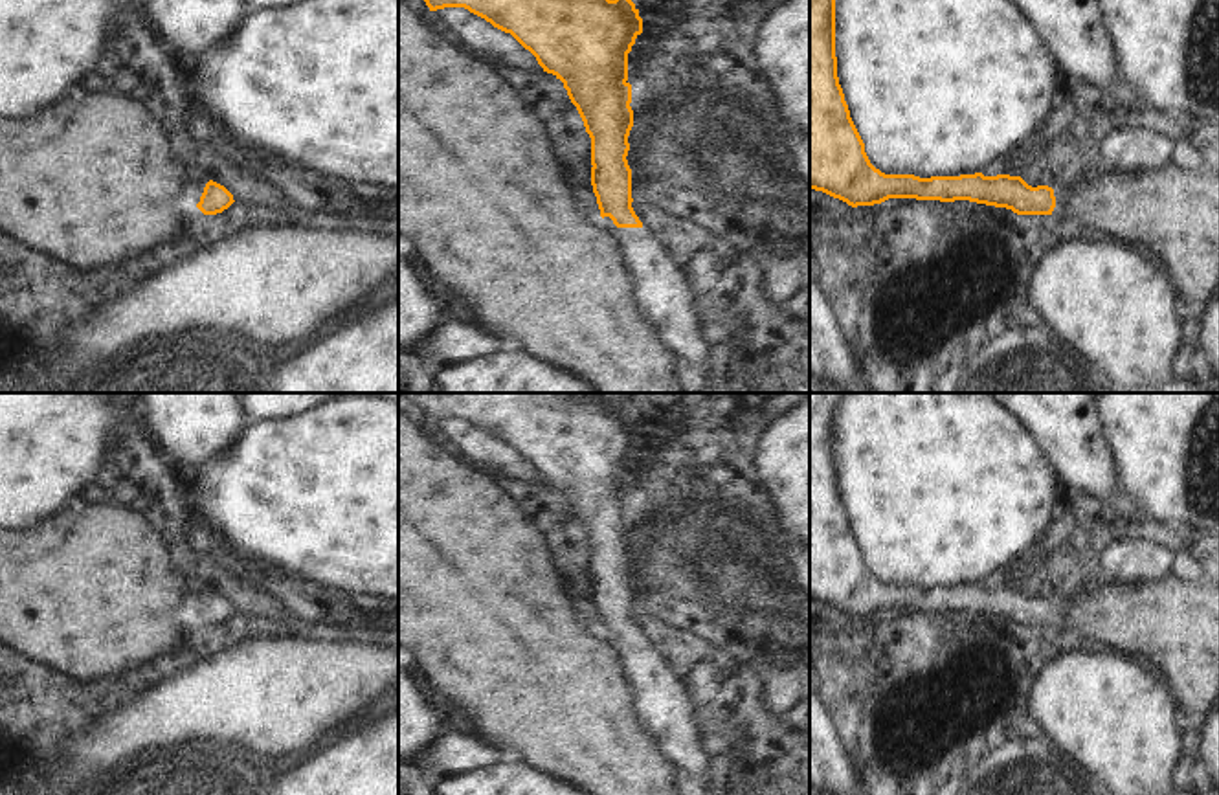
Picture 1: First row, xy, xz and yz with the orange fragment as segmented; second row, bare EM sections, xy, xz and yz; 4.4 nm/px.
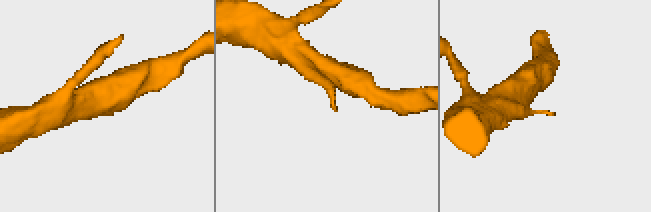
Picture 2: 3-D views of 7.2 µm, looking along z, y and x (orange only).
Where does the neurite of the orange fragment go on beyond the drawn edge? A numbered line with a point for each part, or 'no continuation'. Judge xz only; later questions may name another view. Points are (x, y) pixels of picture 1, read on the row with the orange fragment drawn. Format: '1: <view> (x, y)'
1: xz (661, 296)

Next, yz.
1: yz (1137, 149)

